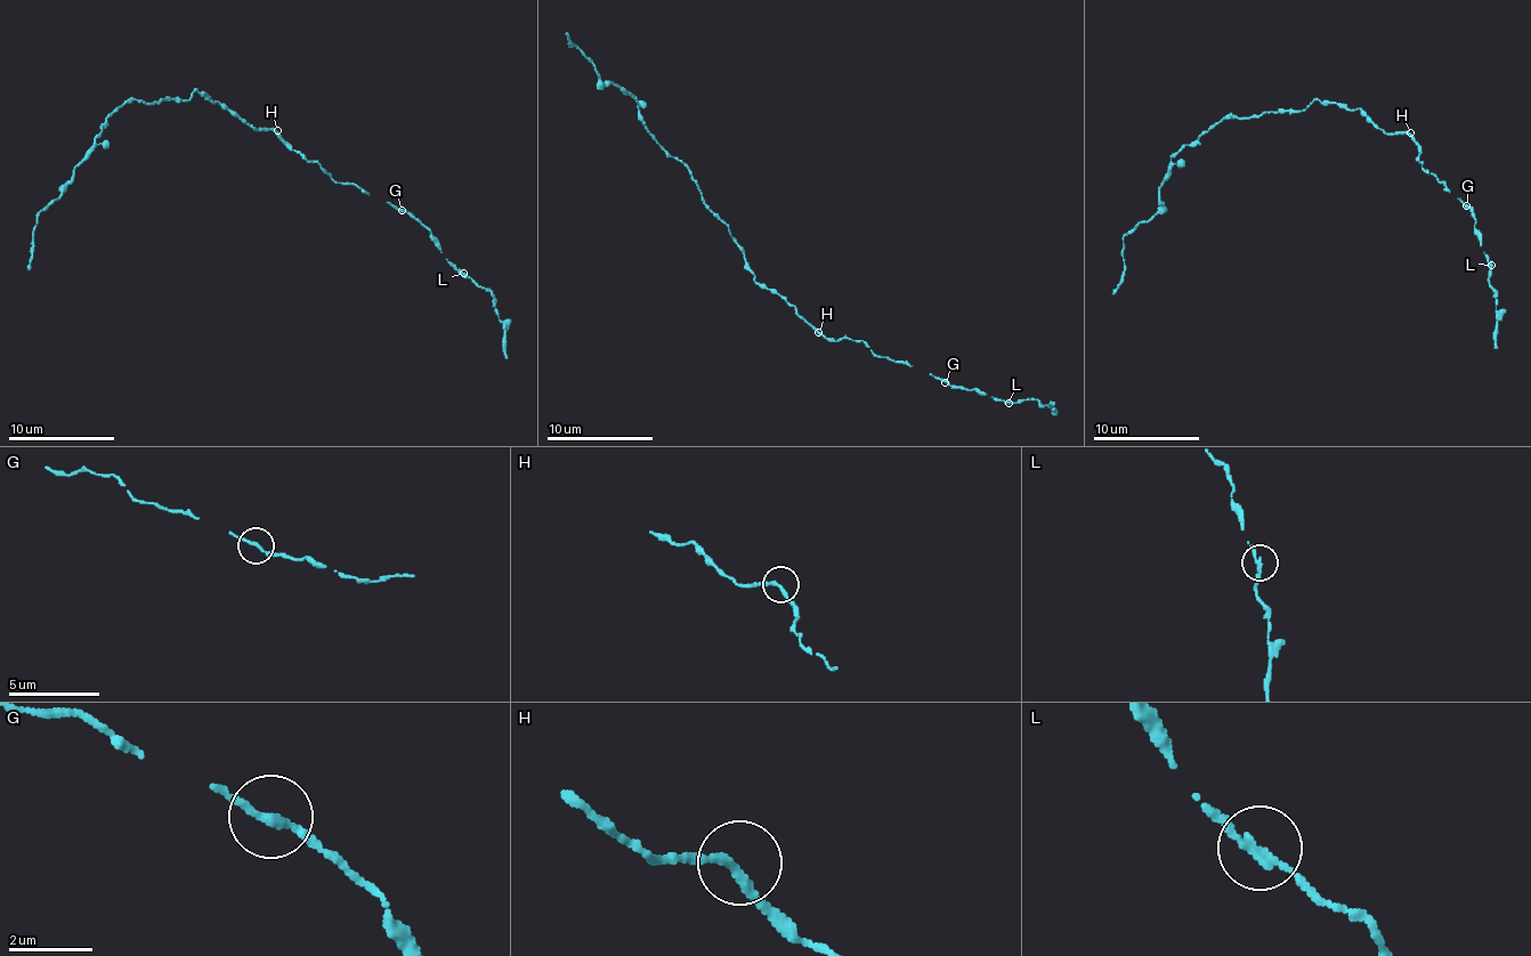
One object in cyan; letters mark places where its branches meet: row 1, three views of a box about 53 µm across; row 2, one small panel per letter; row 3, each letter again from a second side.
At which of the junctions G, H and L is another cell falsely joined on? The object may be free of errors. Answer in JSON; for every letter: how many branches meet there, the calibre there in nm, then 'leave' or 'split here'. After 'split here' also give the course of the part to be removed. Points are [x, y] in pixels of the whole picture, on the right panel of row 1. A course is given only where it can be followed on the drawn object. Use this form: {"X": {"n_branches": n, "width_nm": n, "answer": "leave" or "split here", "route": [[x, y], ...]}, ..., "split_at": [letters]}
{"G": {"n_branches": 2, "width_nm": 180, "answer": "leave"}, "H": {"n_branches": 2, "width_nm": 200, "answer": "leave"}, "L": {"n_branches": 2, "width_nm": 180, "answer": "split here", "route": [[1491, 264], [1490, 284], [1498, 347]]}, "split_at": ["L"]}

